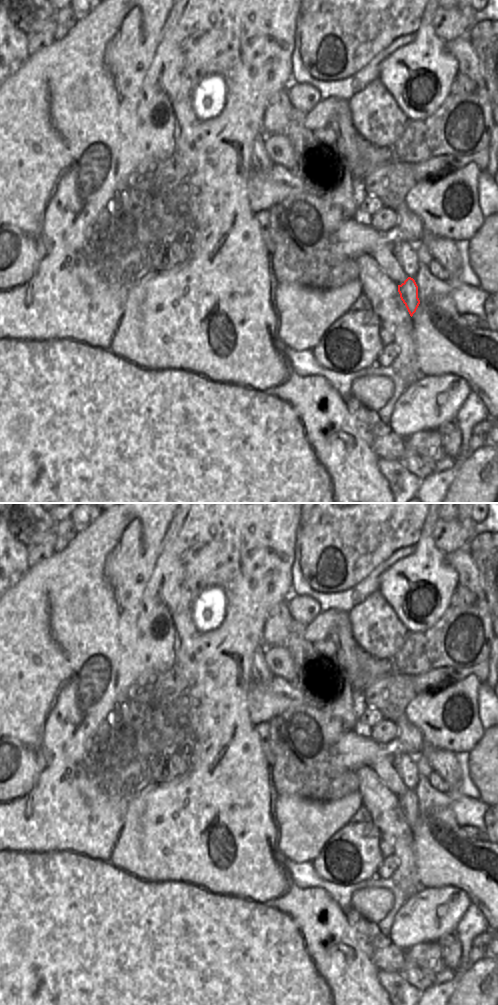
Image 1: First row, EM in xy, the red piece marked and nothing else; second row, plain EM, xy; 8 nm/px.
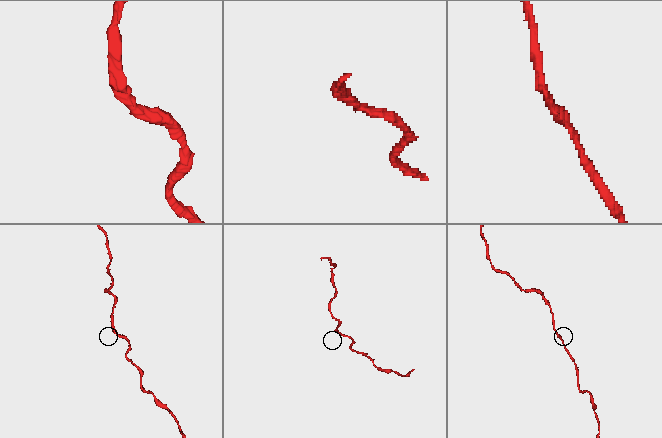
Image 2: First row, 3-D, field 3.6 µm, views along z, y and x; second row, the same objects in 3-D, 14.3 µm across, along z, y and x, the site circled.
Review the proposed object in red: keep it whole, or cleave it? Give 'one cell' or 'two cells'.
one cell

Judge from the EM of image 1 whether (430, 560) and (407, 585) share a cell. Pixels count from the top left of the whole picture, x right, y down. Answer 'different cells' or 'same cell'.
same cell

